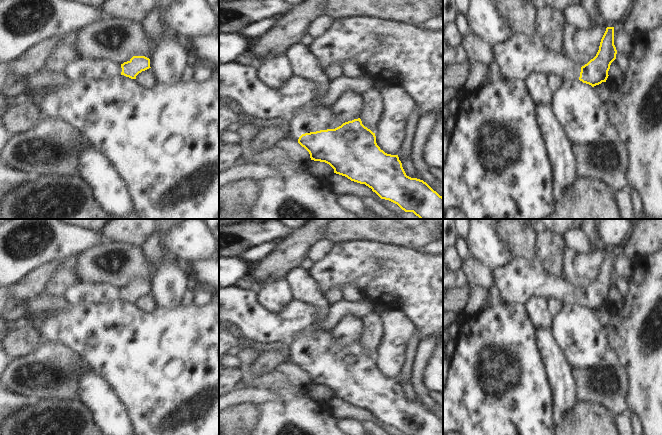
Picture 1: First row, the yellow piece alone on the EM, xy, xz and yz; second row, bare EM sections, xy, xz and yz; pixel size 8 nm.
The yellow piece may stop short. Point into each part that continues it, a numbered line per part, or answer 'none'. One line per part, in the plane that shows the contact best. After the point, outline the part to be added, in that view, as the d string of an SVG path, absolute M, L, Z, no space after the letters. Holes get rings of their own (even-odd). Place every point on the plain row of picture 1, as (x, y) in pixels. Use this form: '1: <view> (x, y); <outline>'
1: xz (304, 288); M300 267L292 268L285 275L285 279L290 286L292 299L315 309L315 320L309 326L313 331L305 335L298 334L288 341L291 363L298 365L302 358L341 350L344 345L334 340L333 328L321 327L328 317L331 305L320 292L316 280L309 271Z

